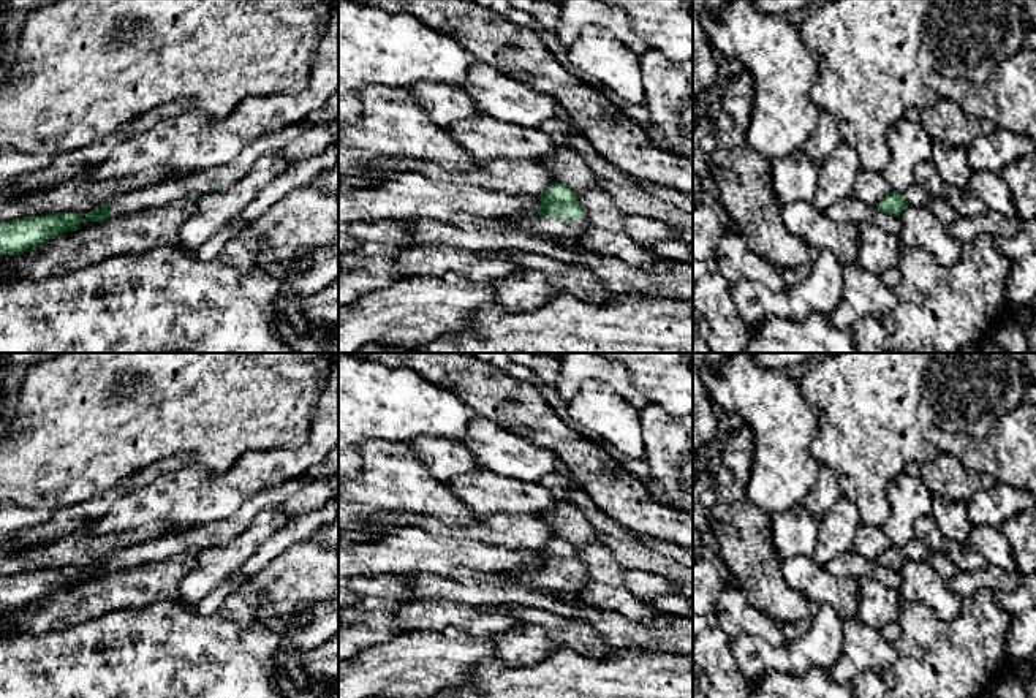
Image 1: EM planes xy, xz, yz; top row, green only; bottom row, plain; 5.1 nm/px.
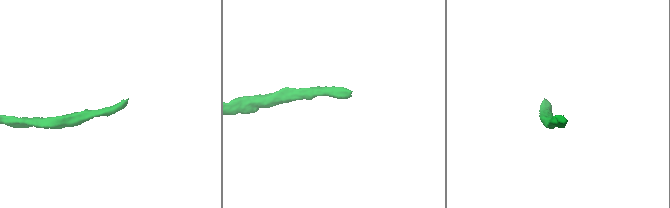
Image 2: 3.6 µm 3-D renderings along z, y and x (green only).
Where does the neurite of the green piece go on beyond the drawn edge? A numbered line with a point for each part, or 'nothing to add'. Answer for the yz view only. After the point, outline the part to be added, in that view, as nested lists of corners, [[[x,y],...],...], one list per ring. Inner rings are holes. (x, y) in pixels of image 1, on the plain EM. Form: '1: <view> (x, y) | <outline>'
1: yz (915, 550) | [[[913,538],[903,546],[903,552],[908,560],[922,562],[930,549],[924,541]]]

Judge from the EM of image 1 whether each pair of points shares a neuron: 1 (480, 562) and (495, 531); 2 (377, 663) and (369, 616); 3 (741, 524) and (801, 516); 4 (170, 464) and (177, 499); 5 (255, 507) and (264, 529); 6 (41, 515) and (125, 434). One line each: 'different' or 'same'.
1: different
2: different
3: different
4: different
5: different
6: different

